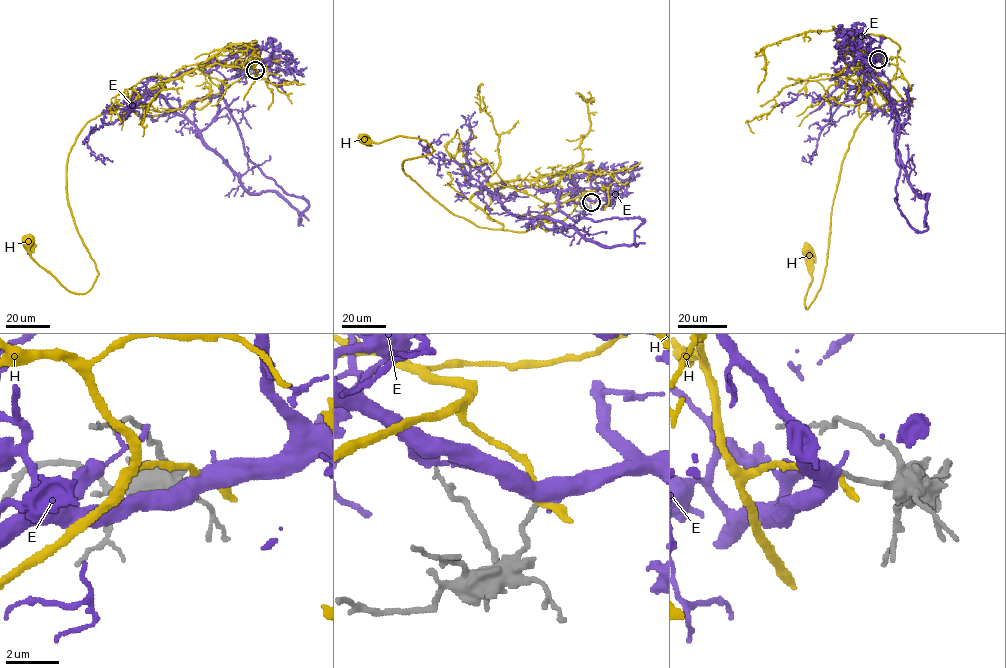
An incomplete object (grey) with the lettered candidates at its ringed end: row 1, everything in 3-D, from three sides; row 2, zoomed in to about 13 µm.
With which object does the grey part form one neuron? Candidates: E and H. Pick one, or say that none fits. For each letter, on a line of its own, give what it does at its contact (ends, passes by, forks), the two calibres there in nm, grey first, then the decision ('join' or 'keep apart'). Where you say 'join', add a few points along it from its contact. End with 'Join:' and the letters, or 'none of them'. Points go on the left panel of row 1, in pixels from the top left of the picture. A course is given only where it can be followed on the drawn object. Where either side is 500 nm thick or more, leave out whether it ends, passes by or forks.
E: calibres 180 and 500 nm; join; course (255, 71), (226, 78), (215, 64), (202, 63), (170, 77), (158, 93), (249, 192), (270, 190)
H: it passes by; calibres 180 and 200 nm; keep apart
Join: E

